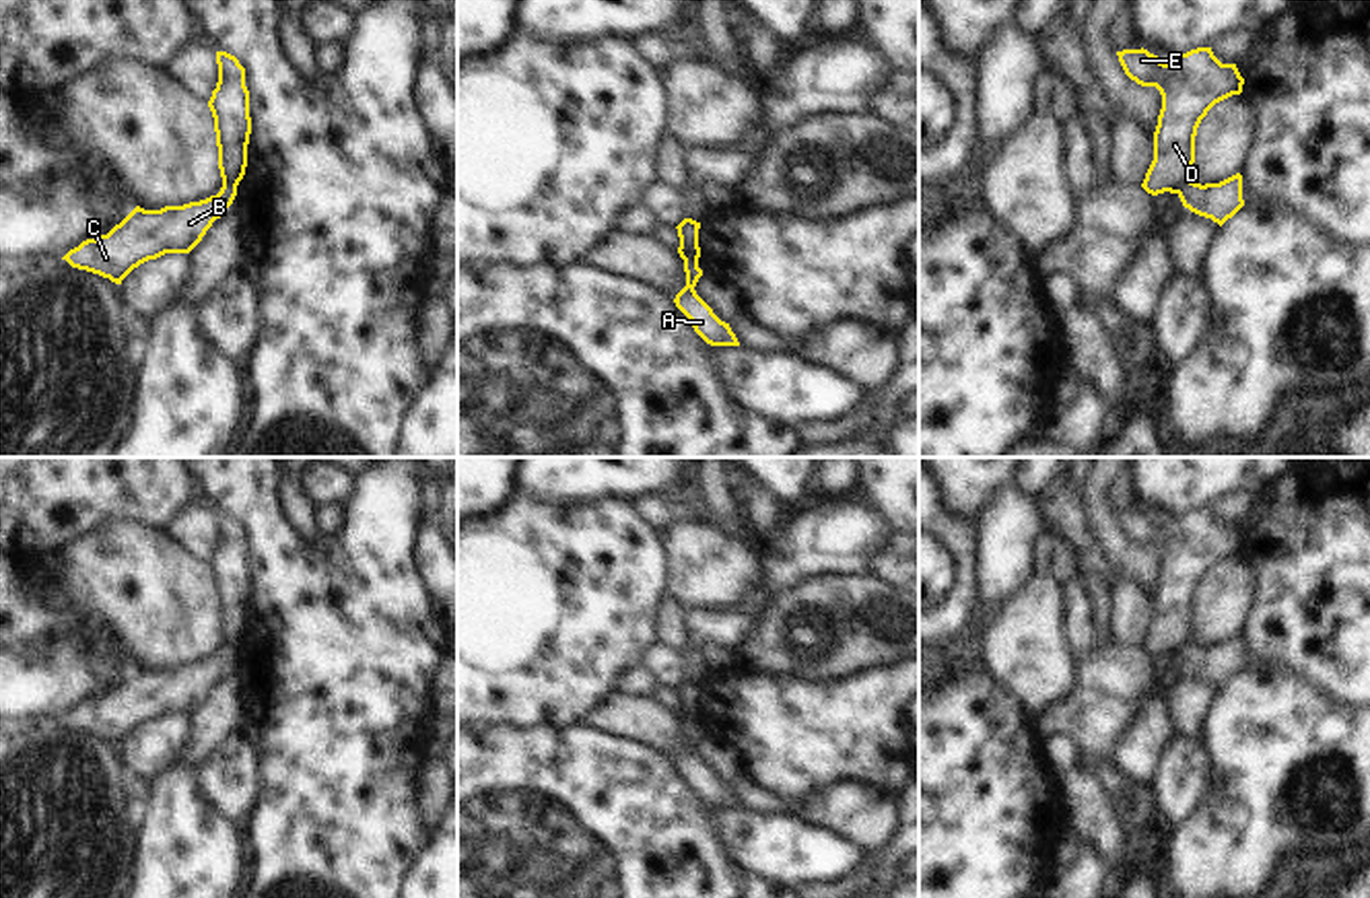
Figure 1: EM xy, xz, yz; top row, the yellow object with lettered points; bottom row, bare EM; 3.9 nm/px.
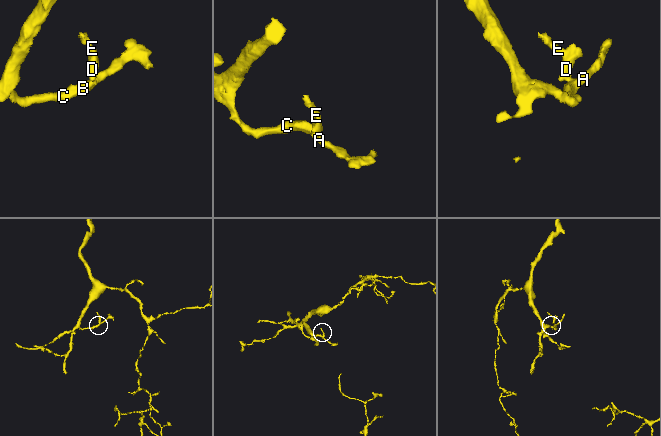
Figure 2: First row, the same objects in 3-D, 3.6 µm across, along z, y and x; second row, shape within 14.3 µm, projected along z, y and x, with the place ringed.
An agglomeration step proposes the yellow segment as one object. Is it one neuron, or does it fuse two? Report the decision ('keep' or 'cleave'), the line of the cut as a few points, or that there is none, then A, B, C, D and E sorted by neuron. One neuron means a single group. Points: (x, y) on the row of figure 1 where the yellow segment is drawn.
cleave; cut yz (1191, 182), (1179, 194); groups A B C / D E

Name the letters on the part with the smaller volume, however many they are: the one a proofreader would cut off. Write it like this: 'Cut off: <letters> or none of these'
Cut off: D, E

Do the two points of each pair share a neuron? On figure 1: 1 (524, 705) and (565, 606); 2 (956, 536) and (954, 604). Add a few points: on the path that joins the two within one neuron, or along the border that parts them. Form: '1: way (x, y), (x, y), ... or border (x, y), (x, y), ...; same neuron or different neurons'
1: way (524, 680), (524, 647), (540, 631); same neuron
2: way (965, 553), (965, 588); same neuron

